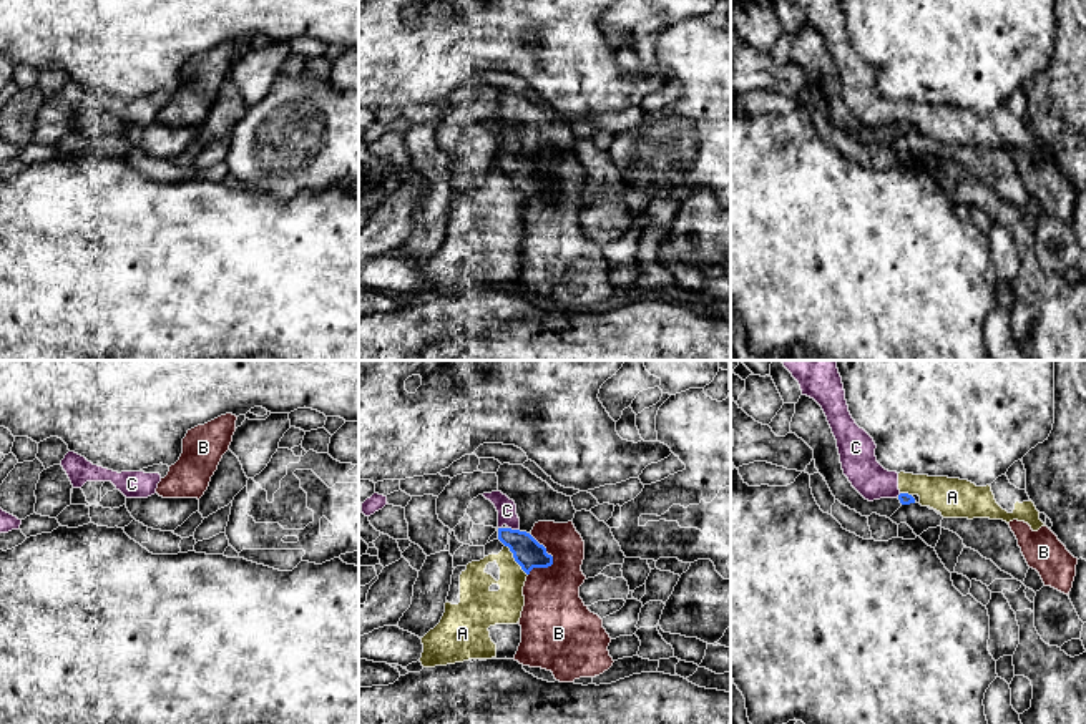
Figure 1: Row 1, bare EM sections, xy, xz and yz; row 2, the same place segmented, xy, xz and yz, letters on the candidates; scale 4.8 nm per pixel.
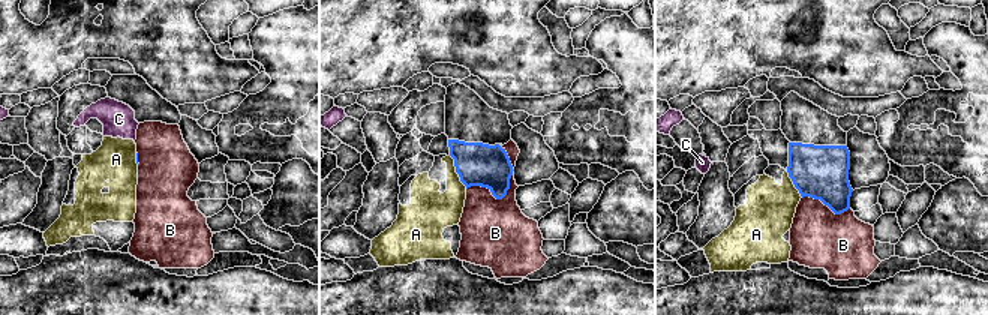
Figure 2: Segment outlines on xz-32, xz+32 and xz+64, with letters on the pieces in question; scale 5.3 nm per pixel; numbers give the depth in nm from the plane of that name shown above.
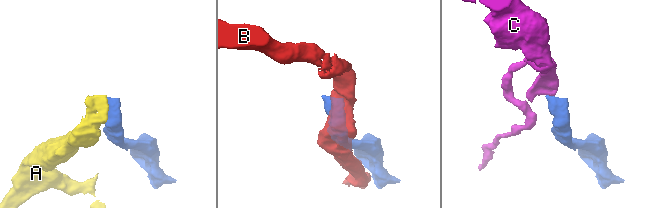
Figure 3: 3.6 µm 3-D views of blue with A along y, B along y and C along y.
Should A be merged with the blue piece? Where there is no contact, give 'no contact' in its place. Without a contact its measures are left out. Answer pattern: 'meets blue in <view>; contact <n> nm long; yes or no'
meets blue in xz; contact 190 nm long; no

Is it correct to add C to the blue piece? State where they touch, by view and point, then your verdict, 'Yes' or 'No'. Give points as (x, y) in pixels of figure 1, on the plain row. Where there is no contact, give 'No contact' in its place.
Touches blue at xz (513, 158). No

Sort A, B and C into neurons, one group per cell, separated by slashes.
A C / B

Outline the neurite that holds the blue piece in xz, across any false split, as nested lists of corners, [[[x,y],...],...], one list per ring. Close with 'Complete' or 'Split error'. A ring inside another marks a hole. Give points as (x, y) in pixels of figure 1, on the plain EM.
[[[500,93],[498,120],[516,133],[520,156],[498,156],[498,168],[510,176],[515,189],[530,203],[533,196],[548,196],[553,184],[530,161],[538,149],[568,151],[575,146],[571,125],[555,120],[523,93]]]. Split error

